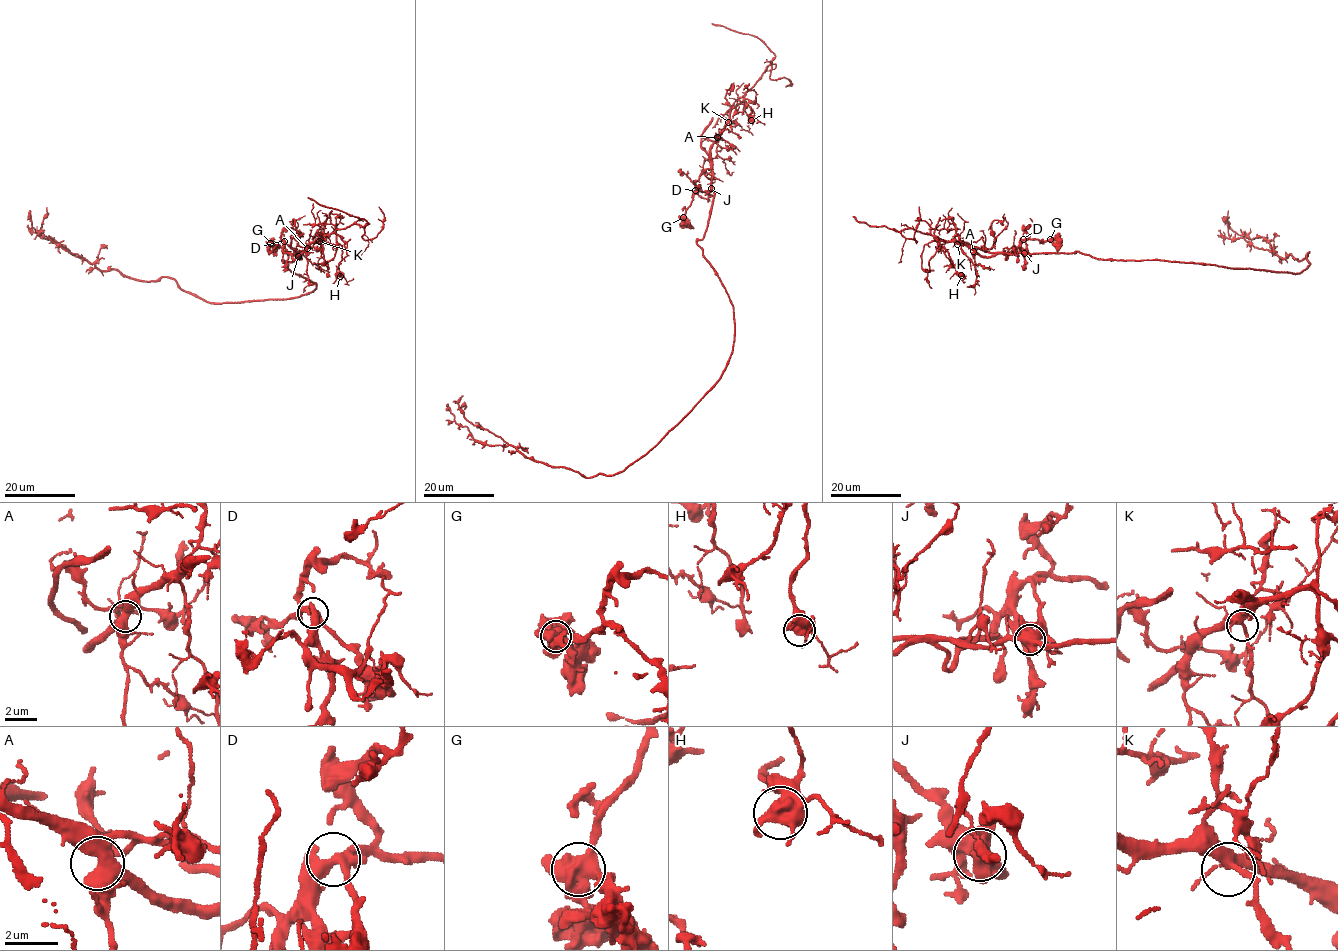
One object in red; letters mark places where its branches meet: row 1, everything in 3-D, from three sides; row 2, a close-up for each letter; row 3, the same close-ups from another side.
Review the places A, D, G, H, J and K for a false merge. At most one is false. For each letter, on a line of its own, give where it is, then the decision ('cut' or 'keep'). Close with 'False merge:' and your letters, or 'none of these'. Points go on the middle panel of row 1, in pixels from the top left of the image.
A: place (717, 137); keep
D: place (695, 190); keep
G: place (683, 217); keep
H: place (751, 120); keep
J: place (711, 188); cut
K: place (728, 122); keep
False merge: J

